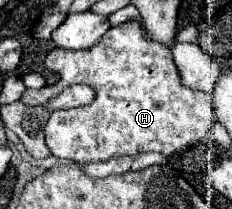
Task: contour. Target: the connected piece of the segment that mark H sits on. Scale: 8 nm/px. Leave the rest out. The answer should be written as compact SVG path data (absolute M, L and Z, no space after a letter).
M128 20L120 26L112 26L100 38L100 42L96 42L96 46L90 46L86 50L54 48L46 56L44 64L48 70L60 74L60 80L42 90L26 90L22 96L24 104L28 106L46 104L52 96L60 94L64 88L72 84L88 84L96 90L96 100L92 104L70 108L70 110L56 110L50 114L50 120L44 128L46 146L50 148L52 156L58 156L62 160L88 164L88 162L102 162L118 156L134 156L144 152L162 152L170 156L200 143L208 134L214 120L214 108L208 96L194 94L194 90L186 90L186 86L180 84L180 74L172 62L172 52L168 48L162 48L156 42L150 42L142 34L142 28L136 20Z

